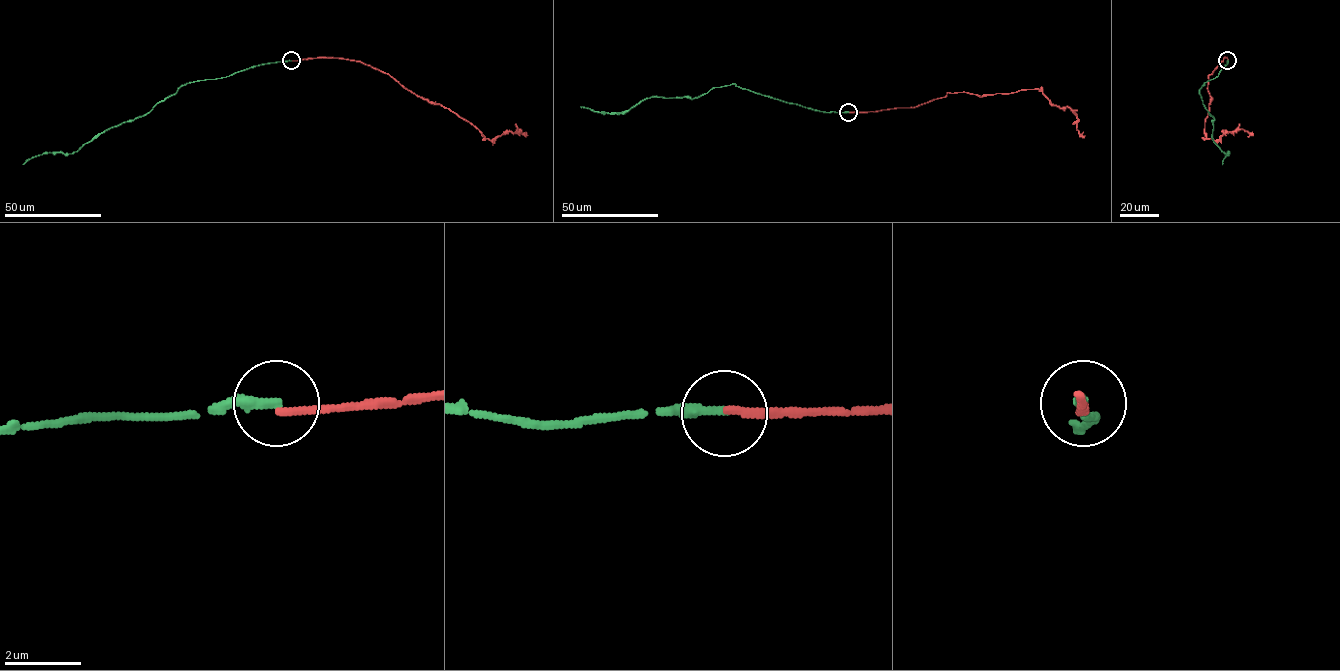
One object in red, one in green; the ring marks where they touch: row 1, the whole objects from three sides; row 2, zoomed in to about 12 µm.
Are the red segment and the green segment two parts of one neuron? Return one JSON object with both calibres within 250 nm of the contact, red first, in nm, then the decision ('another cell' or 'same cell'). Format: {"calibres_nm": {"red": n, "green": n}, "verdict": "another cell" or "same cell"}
{"calibres_nm": {"red": 200, "green": 280}, "verdict": "another cell"}

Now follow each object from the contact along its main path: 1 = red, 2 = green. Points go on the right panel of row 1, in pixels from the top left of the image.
1: (1228, 61), (1224, 57), (1208, 76), (1211, 99), (1204, 134), (1217, 140), (1222, 131), (1243, 129), (1251, 135)
2: (1228, 60), (1216, 77), (1204, 83), (1199, 93), (1214, 119), (1213, 139), (1222, 151), (1229, 152), (1222, 165)

